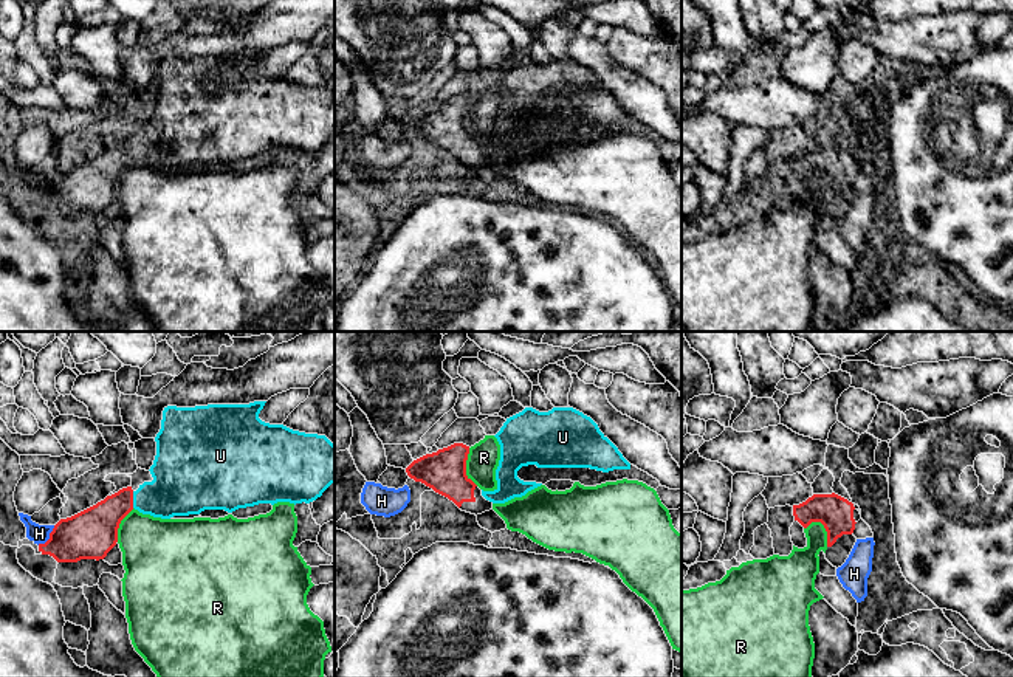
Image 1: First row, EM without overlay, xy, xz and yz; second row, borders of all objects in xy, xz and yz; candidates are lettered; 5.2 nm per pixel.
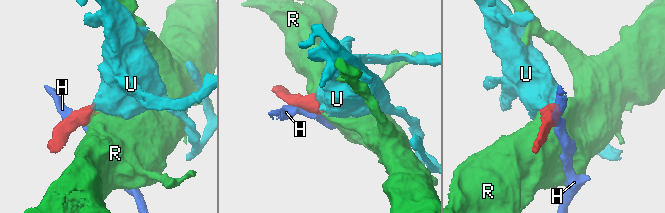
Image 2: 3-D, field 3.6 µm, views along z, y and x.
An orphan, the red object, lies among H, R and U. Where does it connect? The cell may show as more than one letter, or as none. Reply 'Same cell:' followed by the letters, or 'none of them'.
Same cell: U

